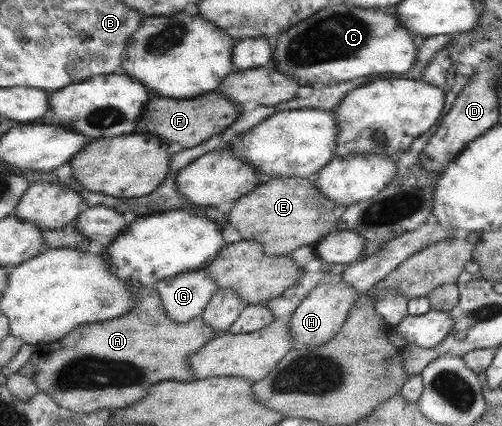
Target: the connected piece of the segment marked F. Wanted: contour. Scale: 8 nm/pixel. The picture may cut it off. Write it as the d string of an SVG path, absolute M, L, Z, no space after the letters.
M217 90L194 97L193 99L172 99L151 96L143 108L142 116L135 126L135 132L155 135L163 142L177 143L183 149L192 148L205 143L210 136L223 132L239 112L235 111L235 104L227 101Z

